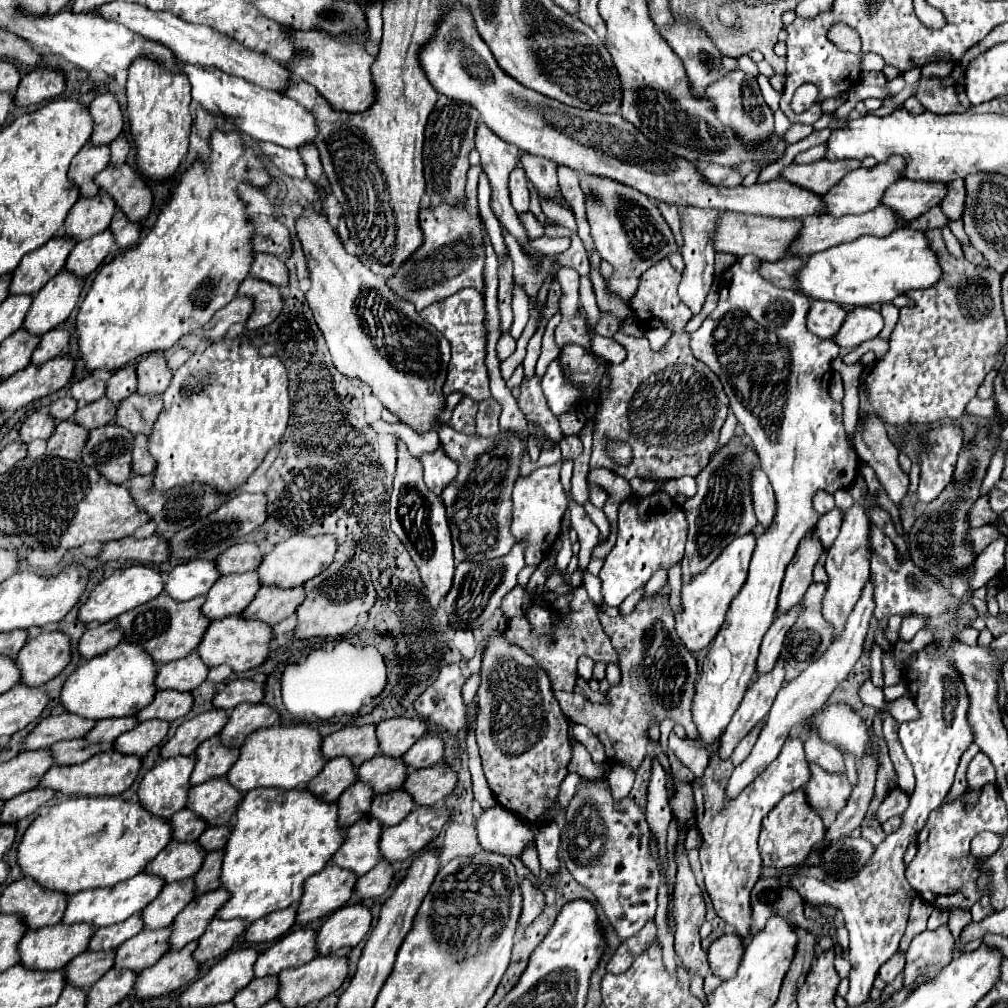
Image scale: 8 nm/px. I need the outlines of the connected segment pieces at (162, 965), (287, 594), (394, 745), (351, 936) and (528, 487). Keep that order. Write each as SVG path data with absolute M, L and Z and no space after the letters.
M191 941L179 951L165 953L165 957L161 957L161 961L157 961L153 967L141 971L135 983L137 997L159 997L193 983L201 967L193 957L195 949L197 941Z
M263 585L251 605L241 613L245 619L259 619L275 625L297 611L305 599L303 587L283 589L279 585Z
M395 717L381 721L377 725L377 739L379 739L379 753L389 757L401 757L415 745L421 737L427 735L427 723L421 717Z
M349 903L337 909L319 929L317 951L325 955L337 953L343 947L355 947L371 929L371 921L373 915L363 903Z
M563 461L549 467L539 467L533 473L519 477L513 487L513 523L511 533L517 541L525 541L525 563L539 563L561 535L561 519L567 509L567 495L559 483Z

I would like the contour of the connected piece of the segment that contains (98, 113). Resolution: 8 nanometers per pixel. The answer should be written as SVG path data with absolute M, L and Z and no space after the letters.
M97 95L91 105L91 117L95 121L91 145L109 145L123 131L123 113L119 101L111 95Z

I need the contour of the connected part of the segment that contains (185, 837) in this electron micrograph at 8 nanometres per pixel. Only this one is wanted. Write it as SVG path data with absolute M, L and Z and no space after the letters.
M183 809L175 813L169 819L169 823L173 825L175 839L181 839L181 841L195 841L207 829L207 823L199 815L195 815L191 809Z

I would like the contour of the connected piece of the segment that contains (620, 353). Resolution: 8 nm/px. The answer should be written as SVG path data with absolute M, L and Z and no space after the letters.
M591 331L591 333L593 333L593 351L595 351L595 355L603 357L605 361L609 361L613 365L625 361L625 349L619 343L609 341L609 339L603 339L595 331Z

